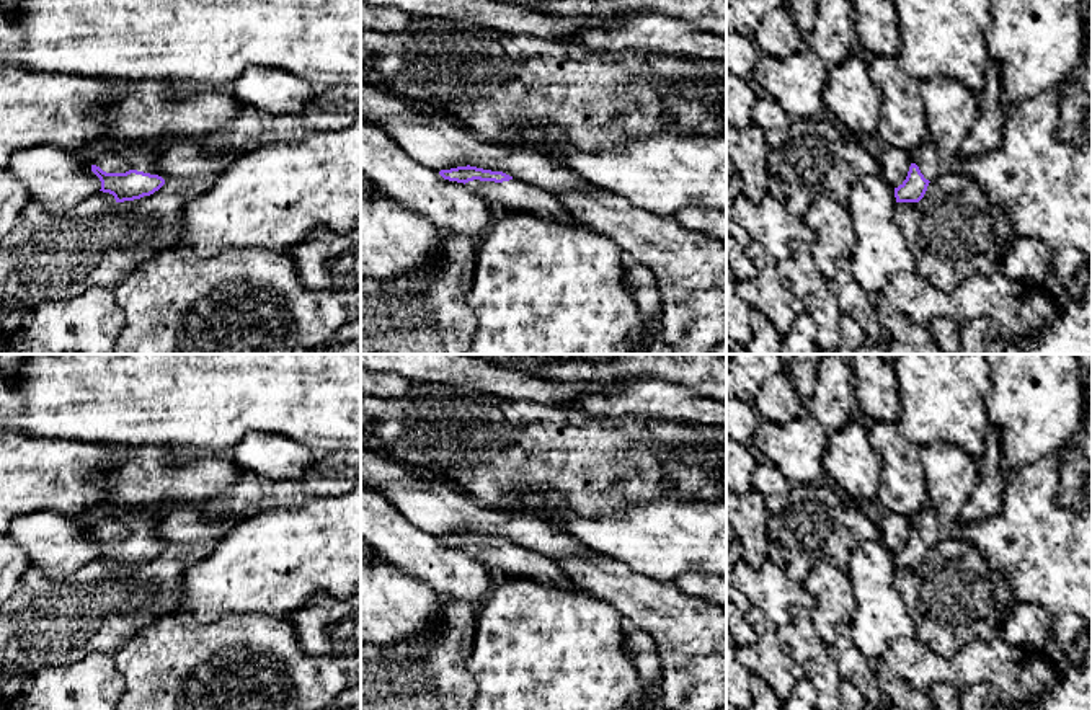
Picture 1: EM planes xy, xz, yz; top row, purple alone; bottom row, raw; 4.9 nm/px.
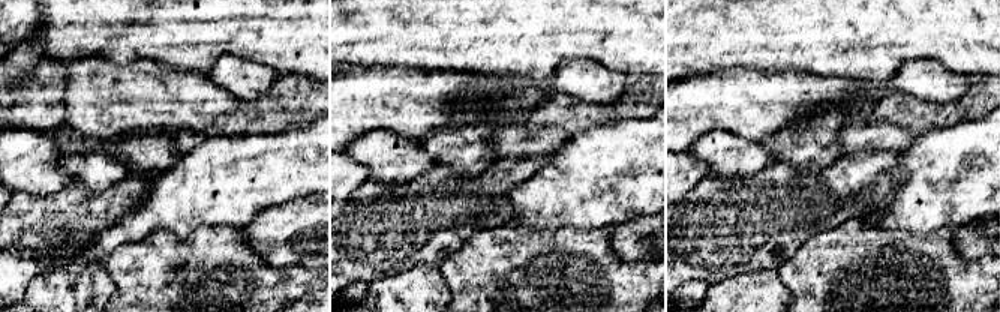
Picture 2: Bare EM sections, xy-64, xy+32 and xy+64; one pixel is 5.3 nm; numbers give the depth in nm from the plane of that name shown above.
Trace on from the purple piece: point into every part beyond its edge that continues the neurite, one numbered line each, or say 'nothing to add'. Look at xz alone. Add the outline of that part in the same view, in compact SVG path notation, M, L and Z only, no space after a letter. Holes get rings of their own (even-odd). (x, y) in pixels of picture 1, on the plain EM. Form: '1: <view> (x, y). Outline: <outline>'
1: xz (513, 560). Outline: M514 544L503 548L473 545L465 548L465 552L491 573L501 571L506 576L526 576L542 586L573 592L573 584L560 565L537 552Z

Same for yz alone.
1: yz (926, 523). Outline: M932 506L922 508L912 519L912 529L916 529L924 540L926 545L934 547L937 545L945 532L942 530L937 513Z

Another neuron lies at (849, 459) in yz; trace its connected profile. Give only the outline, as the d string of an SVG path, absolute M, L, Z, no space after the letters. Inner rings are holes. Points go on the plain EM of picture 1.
M862 411L854 415L841 431L829 434L824 473L832 477L855 504L878 498L881 464L868 442Z

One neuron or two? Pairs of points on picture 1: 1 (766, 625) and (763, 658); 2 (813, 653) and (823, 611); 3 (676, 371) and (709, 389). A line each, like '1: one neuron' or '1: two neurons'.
1: one neuron
2: two neurons
3: one neuron

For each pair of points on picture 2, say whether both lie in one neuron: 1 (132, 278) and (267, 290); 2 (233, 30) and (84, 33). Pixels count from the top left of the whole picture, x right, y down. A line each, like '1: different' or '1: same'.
1: same
2: same

